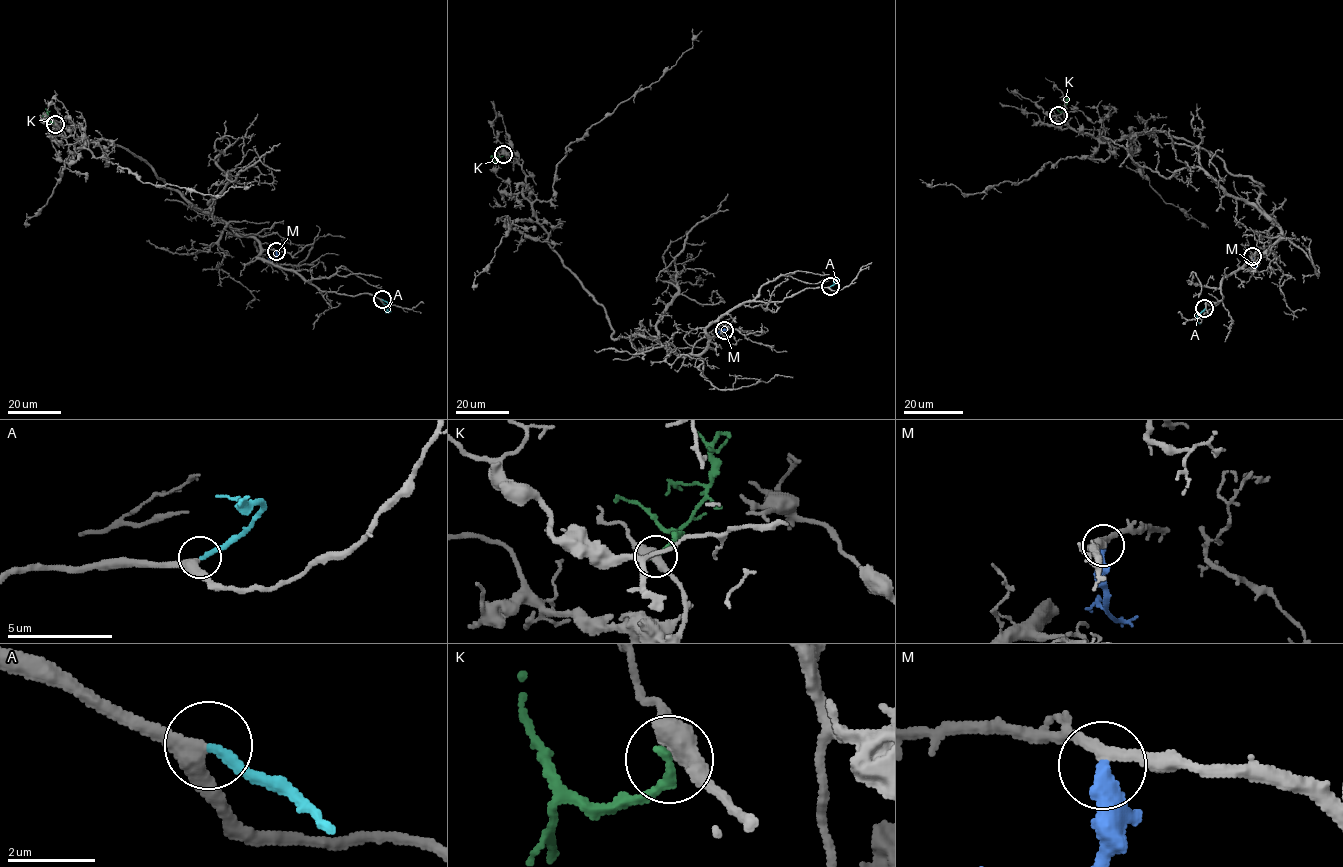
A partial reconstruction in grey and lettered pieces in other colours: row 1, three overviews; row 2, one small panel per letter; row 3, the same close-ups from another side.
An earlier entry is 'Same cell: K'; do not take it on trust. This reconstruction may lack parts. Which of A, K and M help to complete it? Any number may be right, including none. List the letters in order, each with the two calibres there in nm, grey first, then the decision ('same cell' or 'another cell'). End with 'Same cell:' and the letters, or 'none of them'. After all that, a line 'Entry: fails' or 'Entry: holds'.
A: 360/240 nm | same cell
K: 480/240 nm | another cell
M: 240/400 nm | another cell
Same cell: A
Entry: fails

